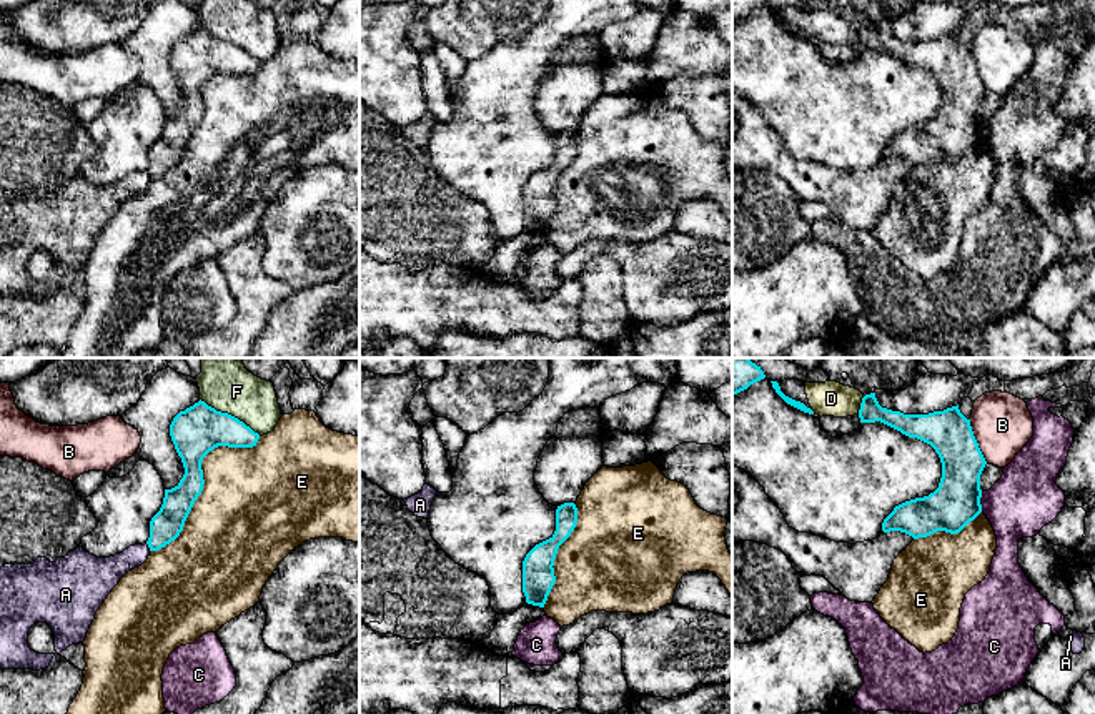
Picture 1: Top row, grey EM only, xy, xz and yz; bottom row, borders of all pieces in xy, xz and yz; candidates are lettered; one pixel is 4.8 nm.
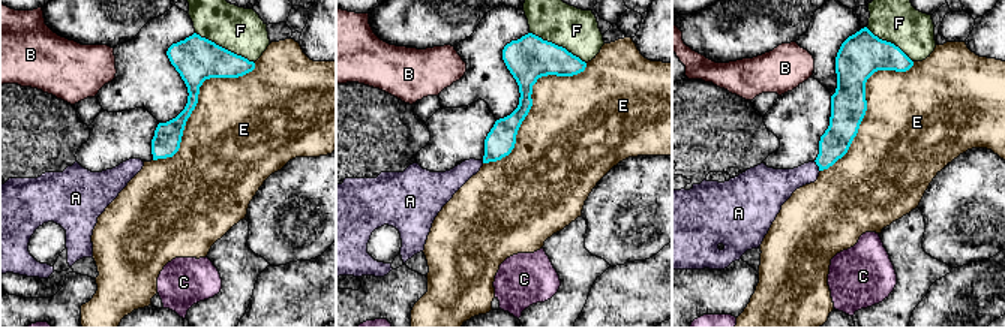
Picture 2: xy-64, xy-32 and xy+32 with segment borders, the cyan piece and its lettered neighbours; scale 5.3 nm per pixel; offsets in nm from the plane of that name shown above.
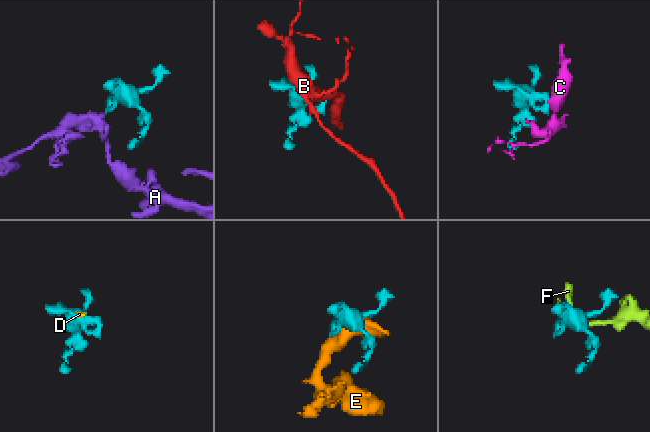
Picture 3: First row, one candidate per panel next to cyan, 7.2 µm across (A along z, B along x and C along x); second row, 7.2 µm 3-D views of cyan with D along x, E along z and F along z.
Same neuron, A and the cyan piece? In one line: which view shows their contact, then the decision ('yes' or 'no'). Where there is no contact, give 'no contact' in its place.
meets cyan in xy; no

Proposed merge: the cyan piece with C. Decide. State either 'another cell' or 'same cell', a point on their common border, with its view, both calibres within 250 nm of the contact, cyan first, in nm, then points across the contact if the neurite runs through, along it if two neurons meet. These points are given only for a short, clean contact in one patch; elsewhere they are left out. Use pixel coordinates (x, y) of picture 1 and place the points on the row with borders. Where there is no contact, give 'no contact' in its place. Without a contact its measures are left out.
another cell; contact yz (979, 501); calibres 220 and 320 nm; border yz (982, 491), (981, 511)

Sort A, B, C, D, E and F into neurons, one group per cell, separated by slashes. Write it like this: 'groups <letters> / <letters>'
groups A / B / C / D F / E

